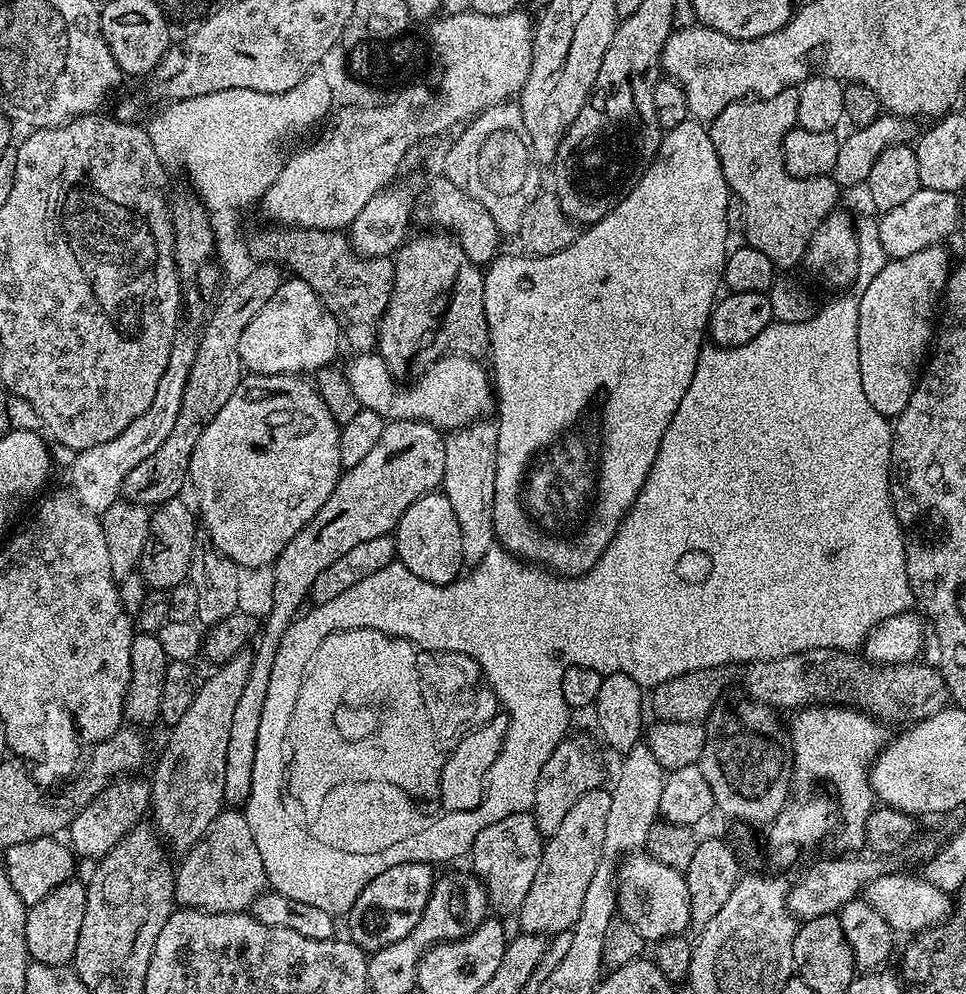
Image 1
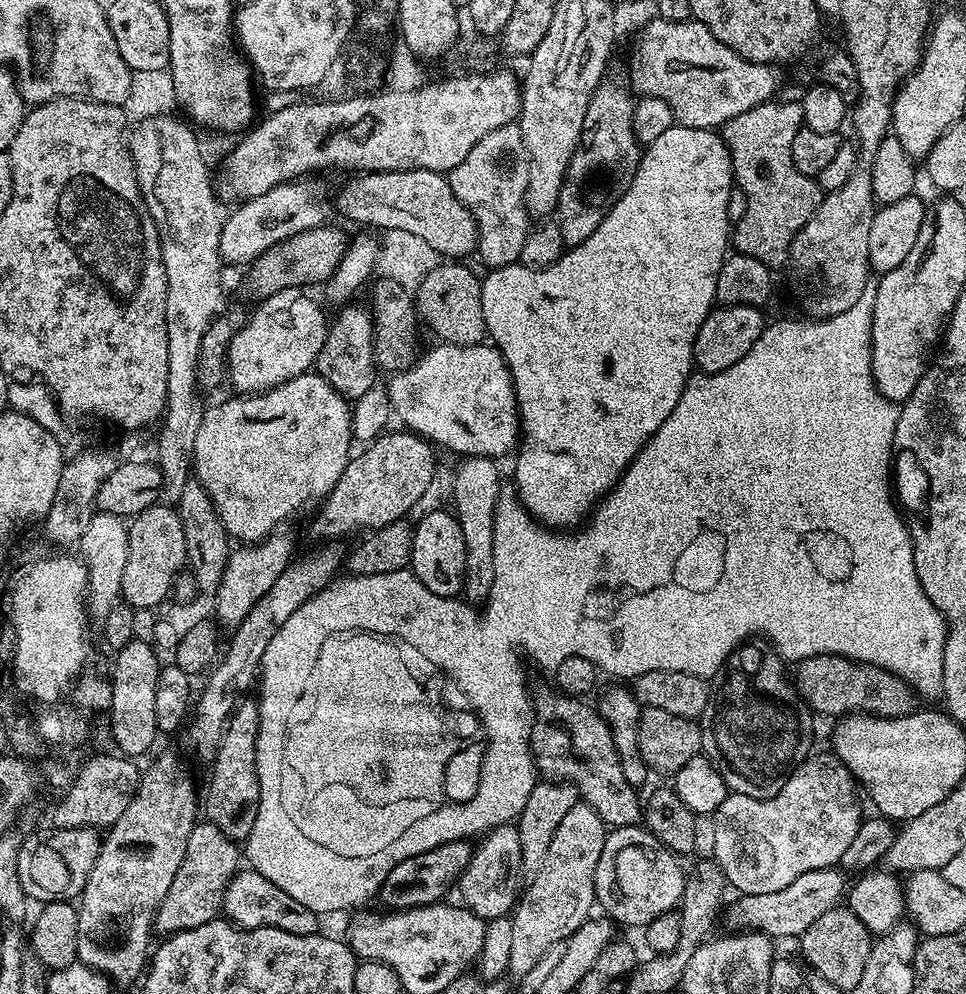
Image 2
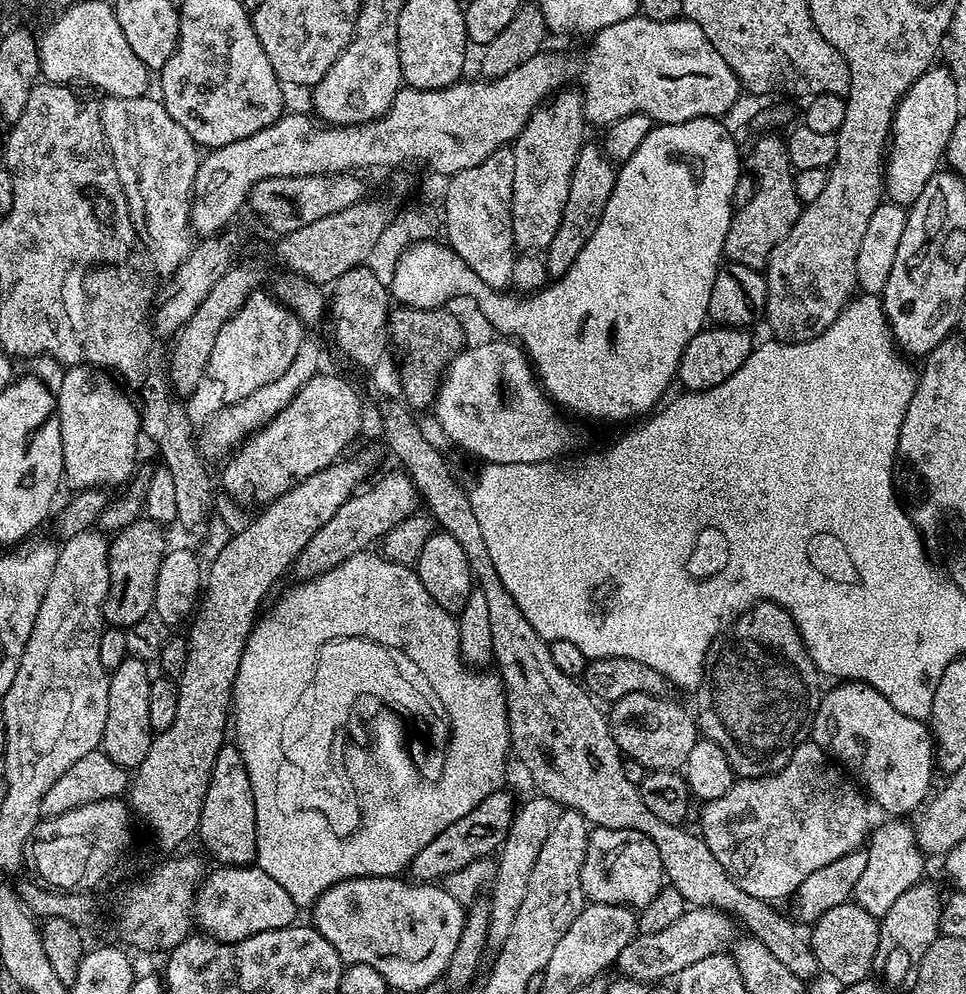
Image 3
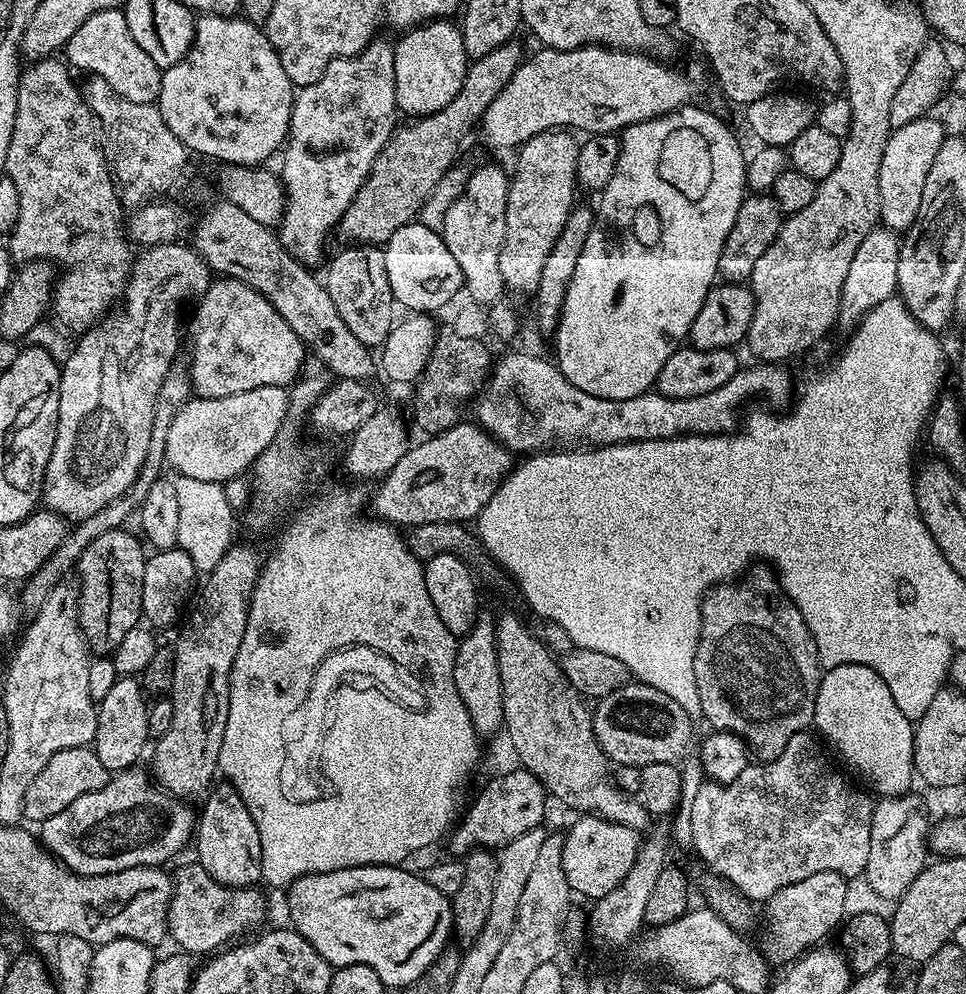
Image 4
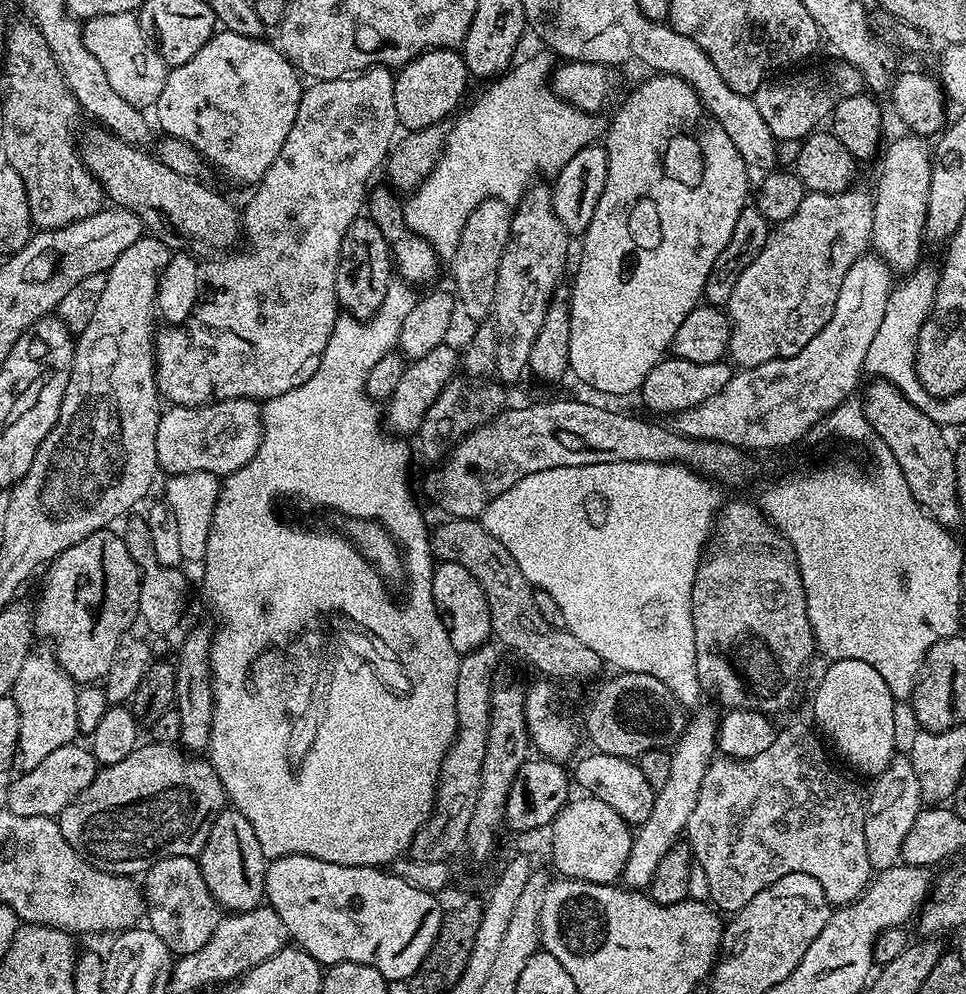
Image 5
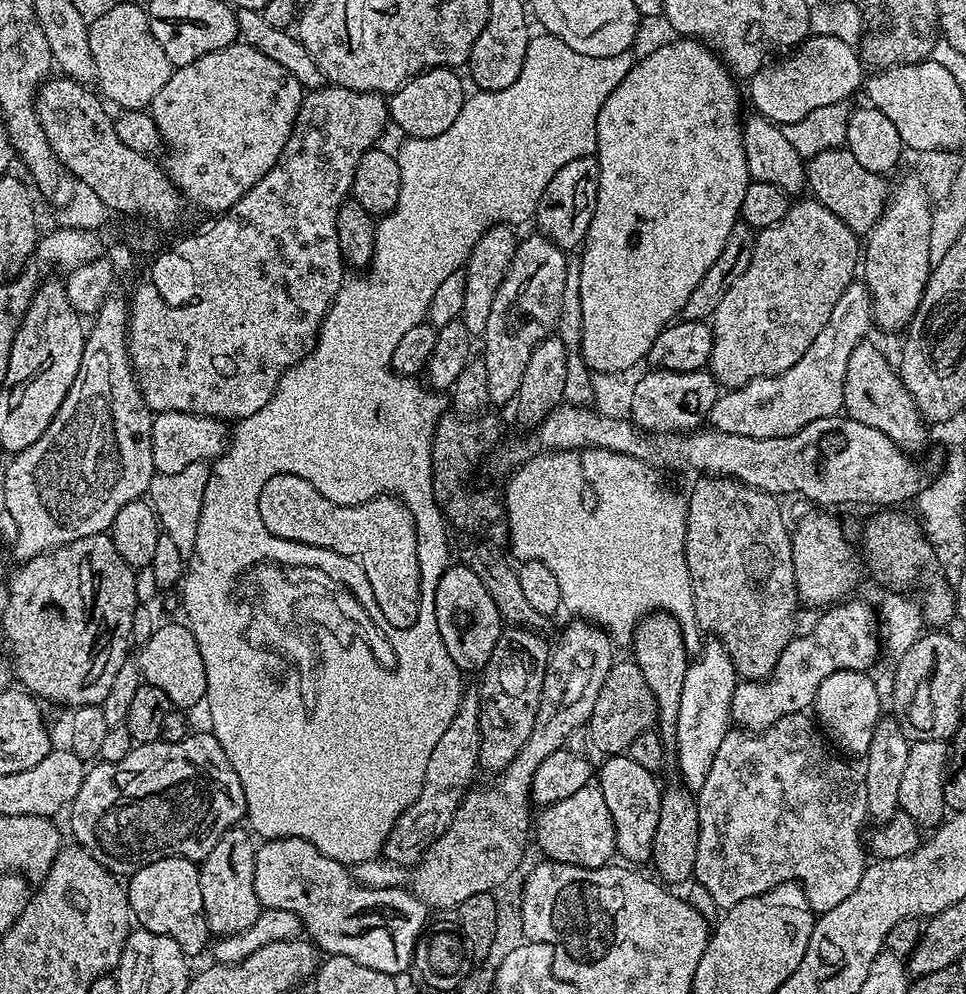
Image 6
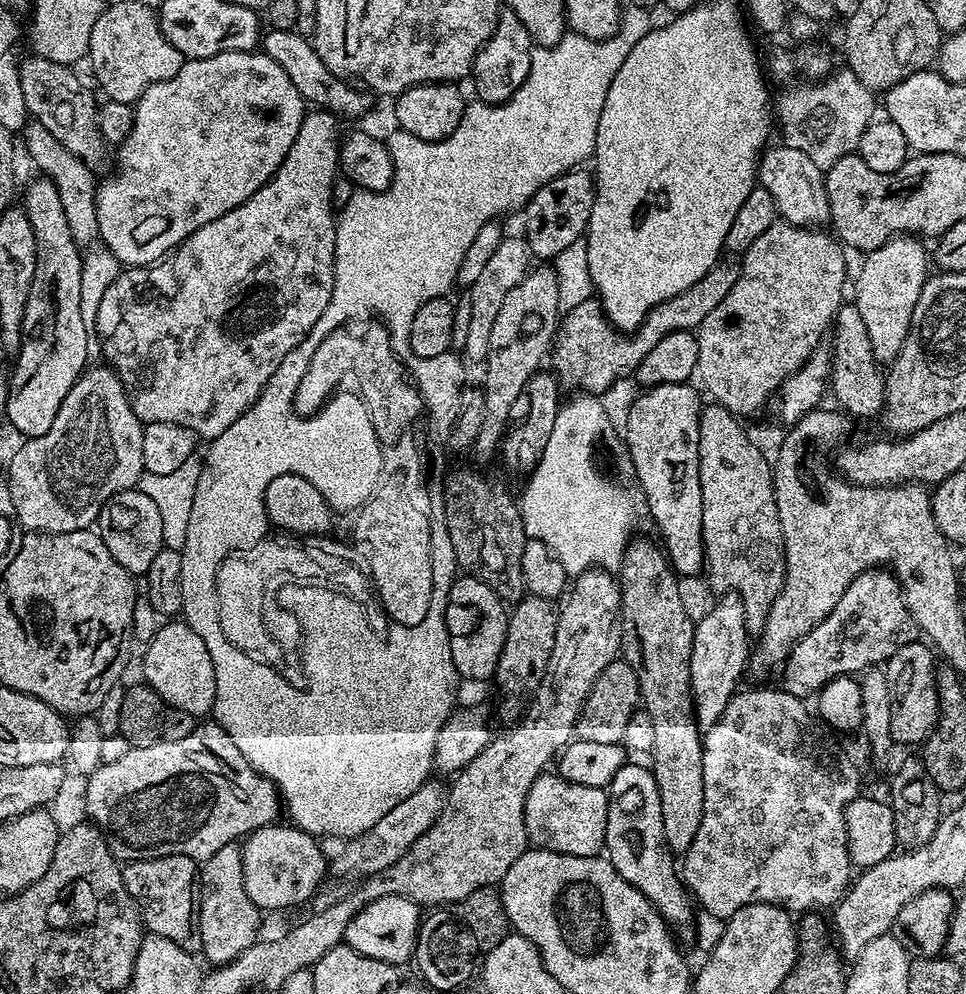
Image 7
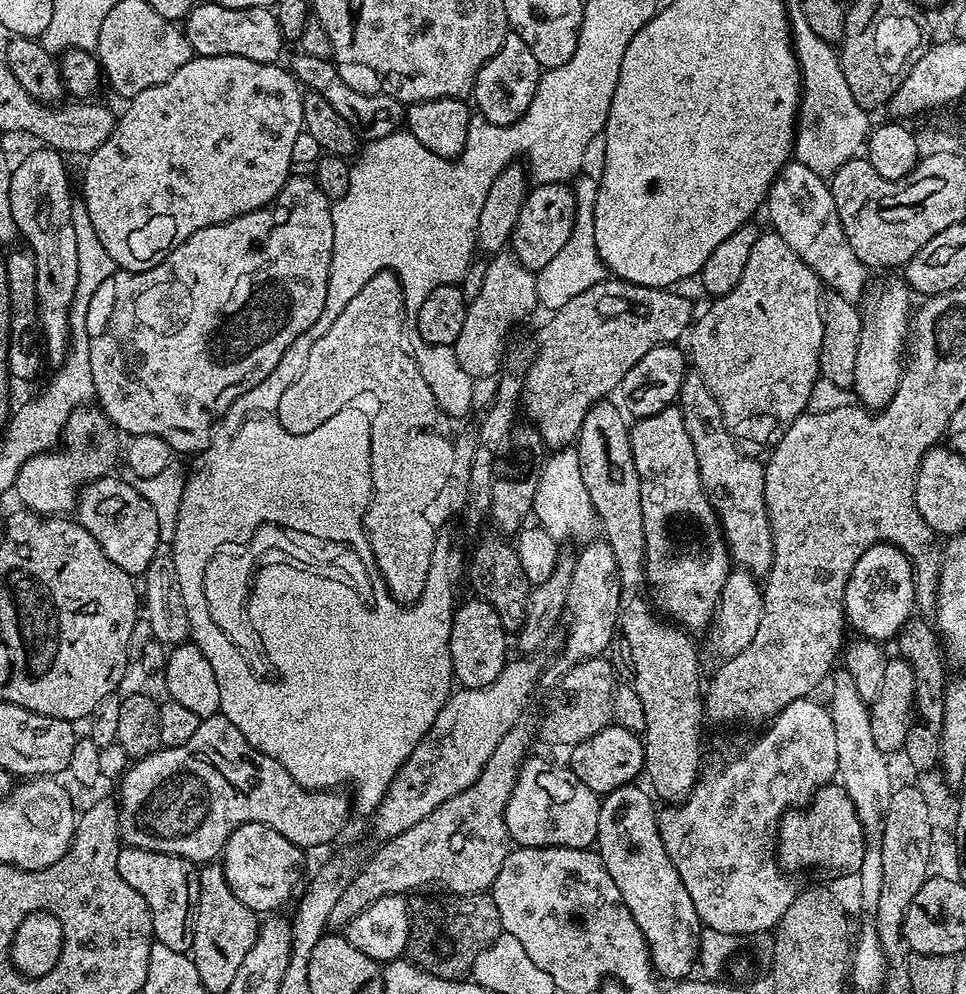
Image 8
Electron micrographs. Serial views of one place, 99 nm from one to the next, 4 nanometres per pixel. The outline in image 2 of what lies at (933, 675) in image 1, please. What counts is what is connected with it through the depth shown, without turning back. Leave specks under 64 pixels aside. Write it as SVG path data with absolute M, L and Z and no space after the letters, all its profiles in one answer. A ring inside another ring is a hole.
M818 654L795 665L794 683L800 696L813 713L825 712L831 718L854 712L869 712L871 716L909 716L917 711L918 697L912 687L893 672L873 664L860 664L845 656Z

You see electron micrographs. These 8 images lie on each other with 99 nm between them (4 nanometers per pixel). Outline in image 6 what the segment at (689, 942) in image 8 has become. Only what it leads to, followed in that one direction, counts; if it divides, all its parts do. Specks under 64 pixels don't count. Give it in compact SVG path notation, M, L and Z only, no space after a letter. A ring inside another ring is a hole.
M612 754L605 760L601 768L599 765L596 780L614 818L617 853L624 856L627 863L647 863L652 856L658 814L661 813L661 785L658 786L655 773L643 769L626 754Z

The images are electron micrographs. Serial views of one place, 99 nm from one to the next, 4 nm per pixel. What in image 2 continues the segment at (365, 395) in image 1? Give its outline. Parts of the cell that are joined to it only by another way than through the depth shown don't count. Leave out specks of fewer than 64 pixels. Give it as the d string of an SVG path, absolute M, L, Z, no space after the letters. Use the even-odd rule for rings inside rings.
M440 342L435 346L406 371L387 377L386 391L395 419L400 419L407 431L423 436L433 445L461 452L464 458L501 458L511 453L522 435L520 410L502 354L488 342Z

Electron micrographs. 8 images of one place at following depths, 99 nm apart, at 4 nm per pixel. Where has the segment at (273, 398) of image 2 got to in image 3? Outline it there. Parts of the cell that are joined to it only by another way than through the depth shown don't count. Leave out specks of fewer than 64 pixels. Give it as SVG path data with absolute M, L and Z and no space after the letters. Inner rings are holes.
M324 375L310 378L294 394L286 410L249 436L223 461L224 488L238 503L269 504L298 482L310 478L310 474L318 474L318 470L335 464L345 455L344 447L360 432L364 408L359 394L342 377Z

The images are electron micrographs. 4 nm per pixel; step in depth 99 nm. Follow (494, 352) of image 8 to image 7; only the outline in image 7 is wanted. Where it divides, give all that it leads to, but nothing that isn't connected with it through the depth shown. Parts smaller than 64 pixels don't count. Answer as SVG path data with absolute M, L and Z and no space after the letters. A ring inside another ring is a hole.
M505 235L504 241L494 250L493 256L486 261L486 266L479 276L478 282L474 282L470 291L467 293L470 298L470 331L466 334L466 346L462 352L469 361L477 360L483 362L488 358L490 350L490 330L494 327L494 318L498 318L498 310L502 307L502 302L518 282L530 271L530 253L528 241L523 235Z

